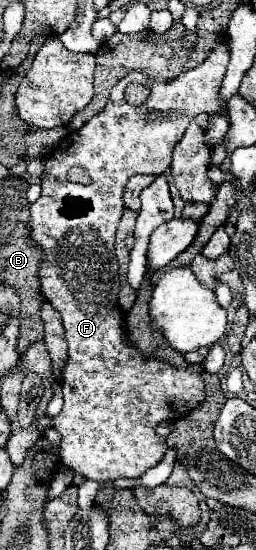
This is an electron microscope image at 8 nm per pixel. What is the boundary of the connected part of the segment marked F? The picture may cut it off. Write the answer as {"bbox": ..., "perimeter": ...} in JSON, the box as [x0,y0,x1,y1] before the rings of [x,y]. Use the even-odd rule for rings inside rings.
{"bbox":[29,44,229,482],"perimeter":[[[219,44],[203,64],[193,70],[179,74],[167,82],[145,82],[151,88],[151,98],[141,106],[131,106],[125,100],[125,88],[131,80],[141,82],[143,72],[135,70],[119,80],[109,96],[107,106],[93,116],[81,130],[69,134],[55,146],[47,158],[47,170],[41,176],[41,198],[31,204],[31,236],[29,240],[43,248],[43,260],[39,268],[41,290],[45,298],[61,314],[65,326],[65,340],[69,344],[69,358],[63,368],[63,410],[53,418],[55,430],[61,434],[59,458],[61,462],[87,480],[107,482],[117,478],[139,478],[149,468],[159,464],[167,452],[163,436],[155,432],[159,422],[175,422],[197,408],[205,398],[205,384],[201,378],[203,366],[175,368],[161,360],[143,358],[127,338],[127,326],[123,310],[117,304],[119,280],[117,280],[117,258],[113,252],[115,230],[123,214],[123,190],[133,174],[163,174],[171,164],[171,154],[179,138],[183,138],[187,124],[201,112],[215,114],[221,110],[219,86],[225,78],[229,54],[227,46]],[[81,166],[89,172],[91,184],[73,184],[67,180],[67,170]]]}

